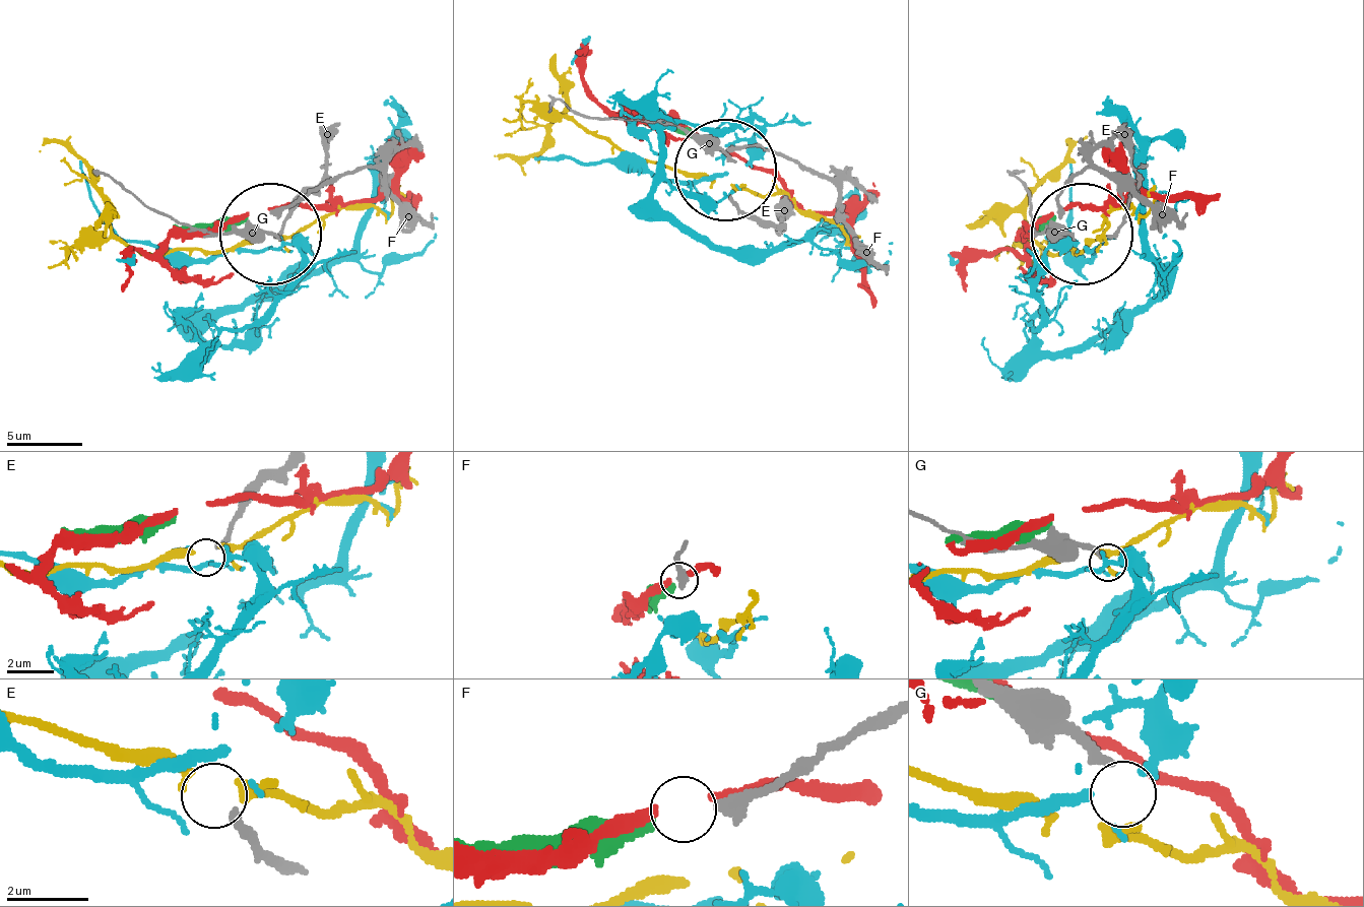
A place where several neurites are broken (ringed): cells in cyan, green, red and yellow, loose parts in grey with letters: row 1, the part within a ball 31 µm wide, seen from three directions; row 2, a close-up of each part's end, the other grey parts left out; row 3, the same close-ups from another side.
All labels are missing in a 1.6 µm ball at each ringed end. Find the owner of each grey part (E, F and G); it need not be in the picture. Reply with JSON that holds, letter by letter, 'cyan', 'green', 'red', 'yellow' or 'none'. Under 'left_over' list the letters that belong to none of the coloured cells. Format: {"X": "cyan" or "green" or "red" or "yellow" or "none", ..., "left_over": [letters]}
{"E": "yellow", "F": "green", "G": "none", "left_over": ["G"]}

